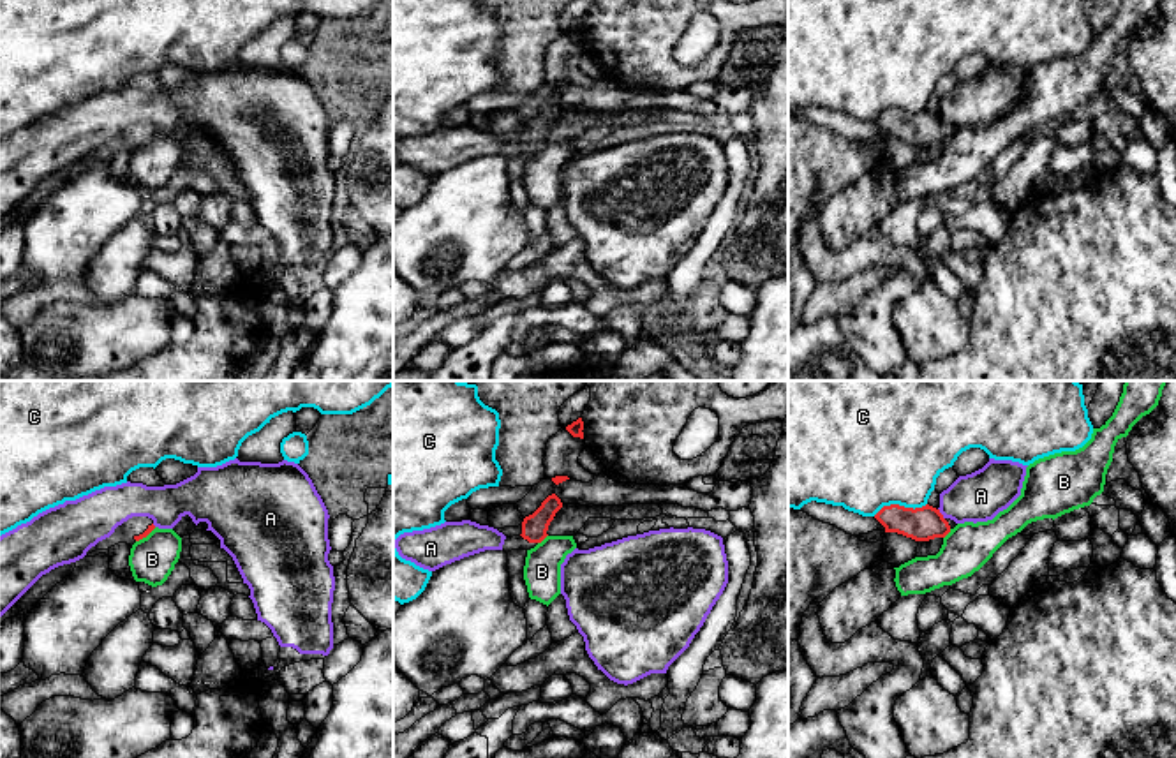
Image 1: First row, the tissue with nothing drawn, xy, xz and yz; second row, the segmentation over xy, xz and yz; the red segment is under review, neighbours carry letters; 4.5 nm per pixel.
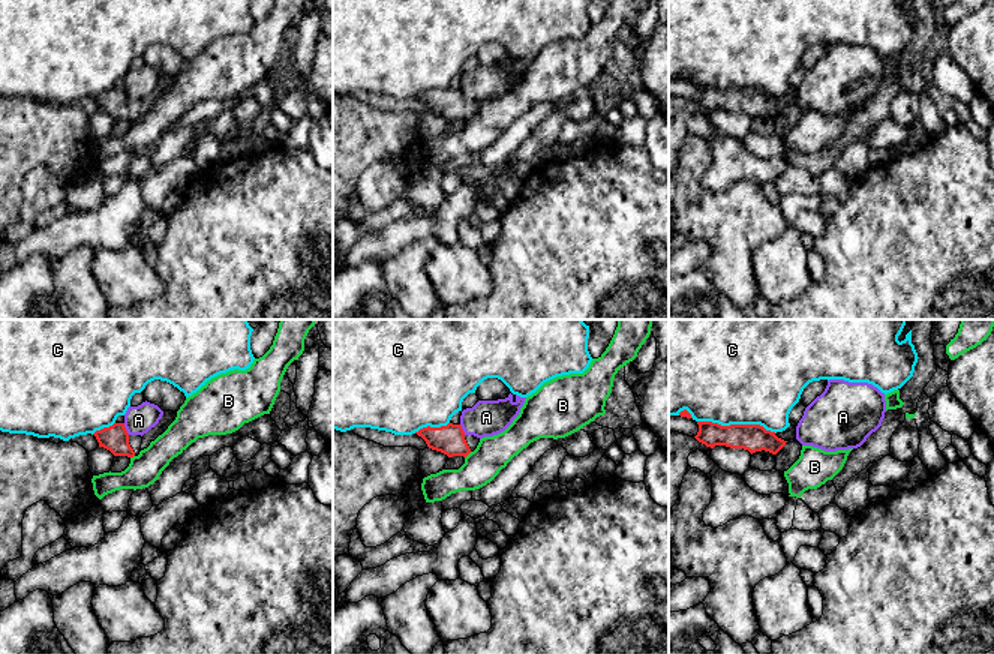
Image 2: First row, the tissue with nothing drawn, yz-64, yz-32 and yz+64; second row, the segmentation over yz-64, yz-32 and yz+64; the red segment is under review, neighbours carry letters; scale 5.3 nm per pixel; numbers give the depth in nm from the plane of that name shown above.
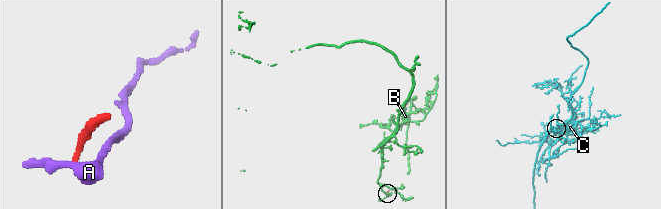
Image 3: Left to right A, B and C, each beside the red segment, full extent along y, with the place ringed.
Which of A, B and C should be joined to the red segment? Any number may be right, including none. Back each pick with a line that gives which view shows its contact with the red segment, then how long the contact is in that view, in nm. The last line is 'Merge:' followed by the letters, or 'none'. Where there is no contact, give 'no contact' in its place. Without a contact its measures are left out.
Merge: none

